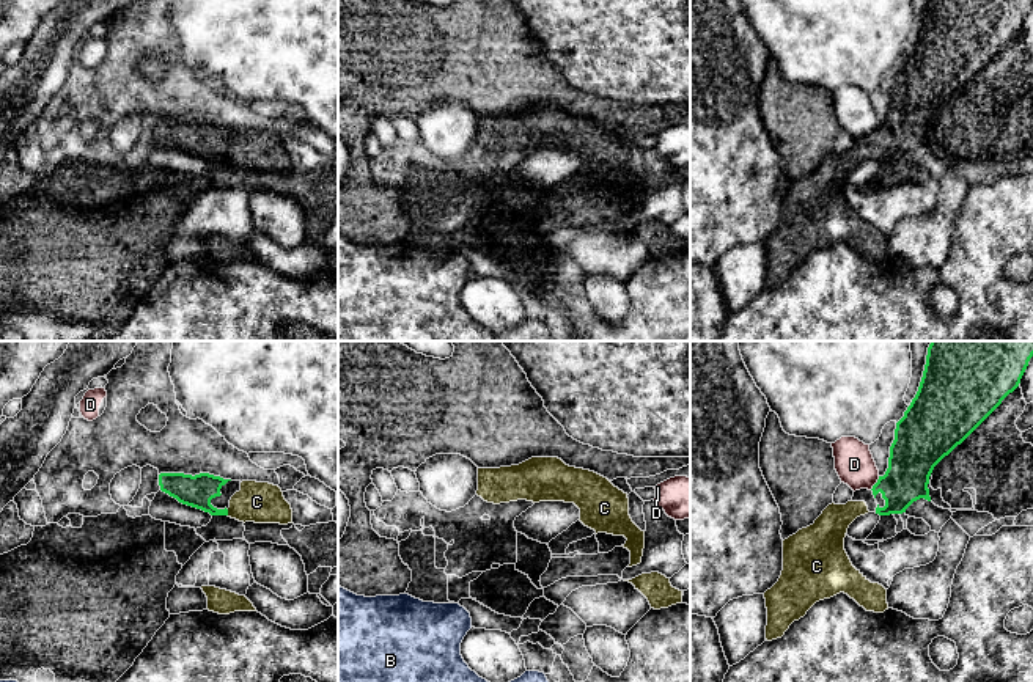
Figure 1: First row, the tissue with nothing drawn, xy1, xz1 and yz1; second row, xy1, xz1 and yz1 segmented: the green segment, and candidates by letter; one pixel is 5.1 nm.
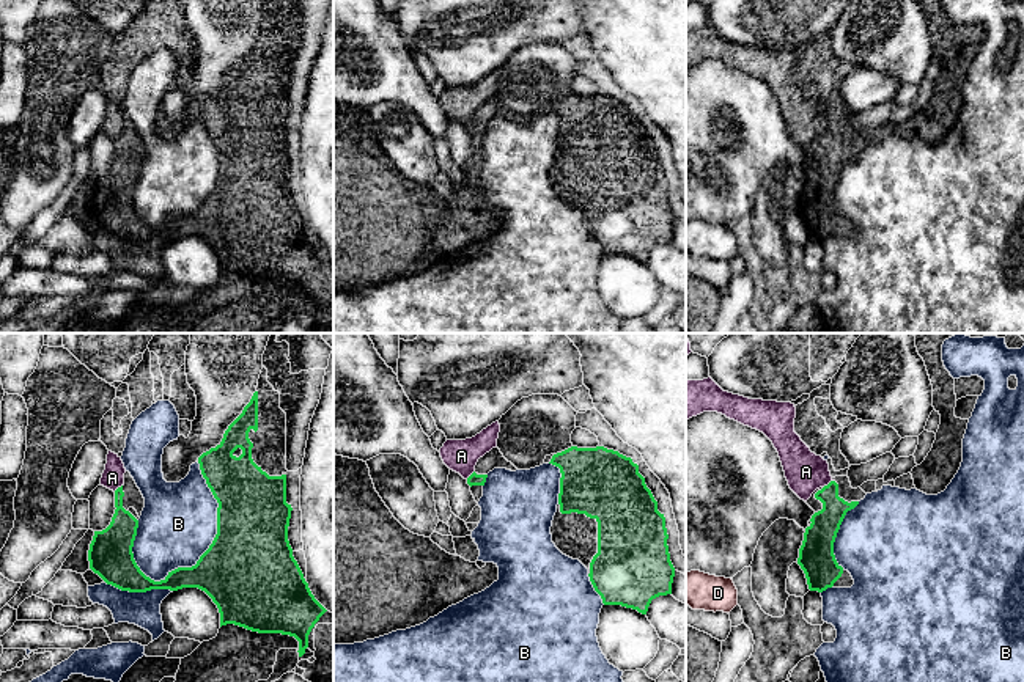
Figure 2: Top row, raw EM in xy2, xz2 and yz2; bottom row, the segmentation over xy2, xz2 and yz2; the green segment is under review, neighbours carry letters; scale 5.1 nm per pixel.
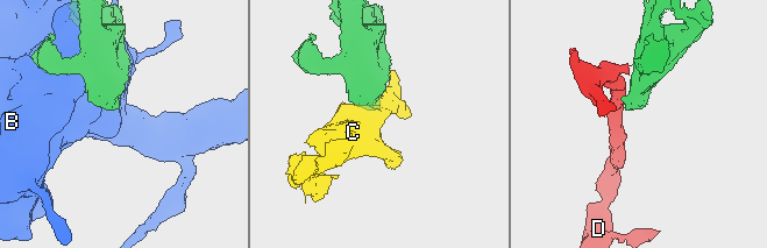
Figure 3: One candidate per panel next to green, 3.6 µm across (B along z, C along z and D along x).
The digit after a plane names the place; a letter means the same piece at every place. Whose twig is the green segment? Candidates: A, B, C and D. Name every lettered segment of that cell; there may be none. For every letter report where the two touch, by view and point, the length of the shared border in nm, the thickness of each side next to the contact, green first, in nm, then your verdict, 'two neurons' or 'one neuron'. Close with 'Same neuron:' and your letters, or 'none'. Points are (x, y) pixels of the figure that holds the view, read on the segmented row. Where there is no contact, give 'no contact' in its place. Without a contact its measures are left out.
A: contact yz2 (828, 484); length 60 nm; calibres 150 and 200 nm; two neurons
B: contact xy2 (217, 533); length 650 nm; calibres 480 and 400 nm; two neurons
C: contact xy1 (227, 513); length 30 nm; calibres 160 and 200 nm; one neuron
D: contact yz1 (876, 483); length 90 nm; calibres 260 and 200 nm; two neurons
Same neuron: C

